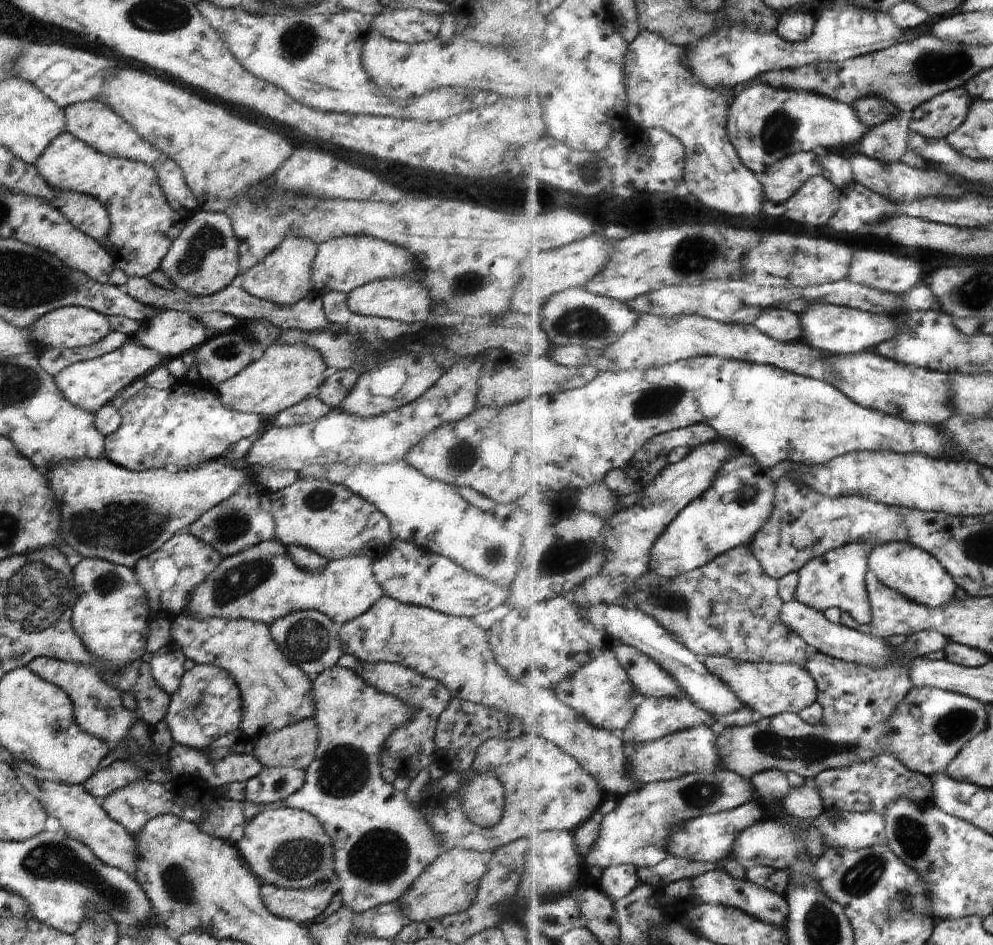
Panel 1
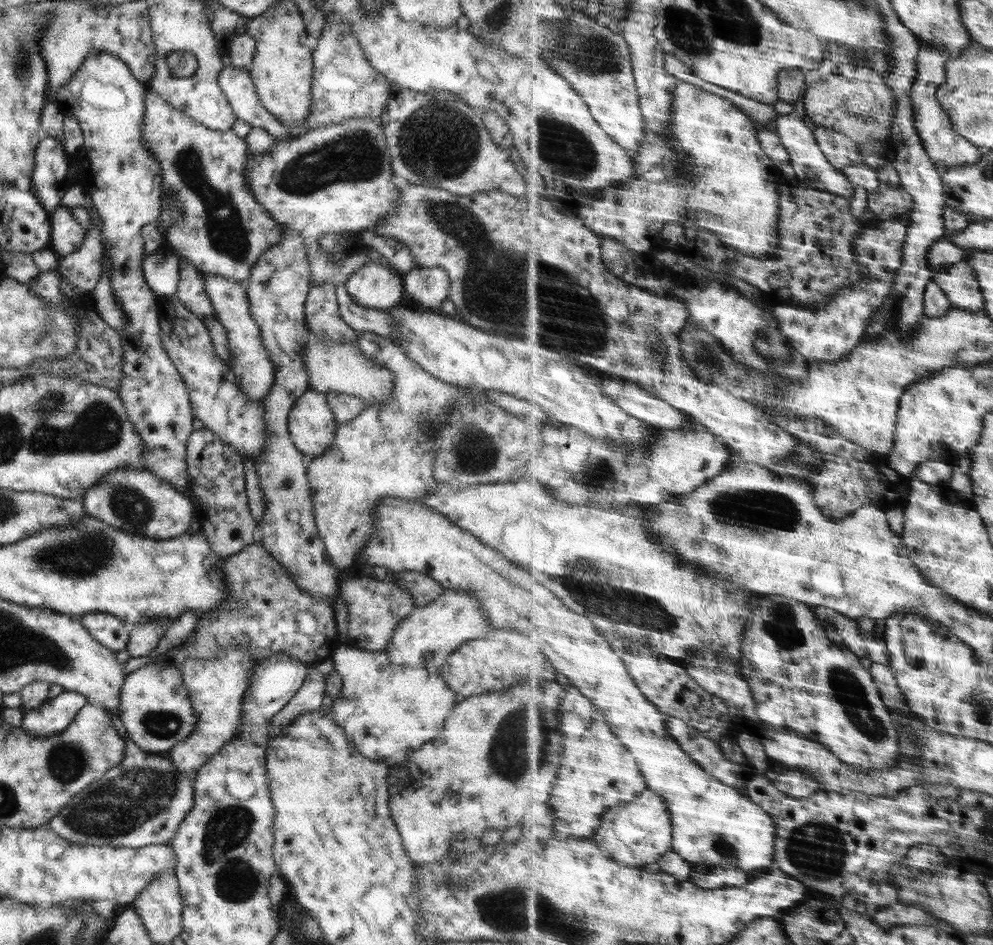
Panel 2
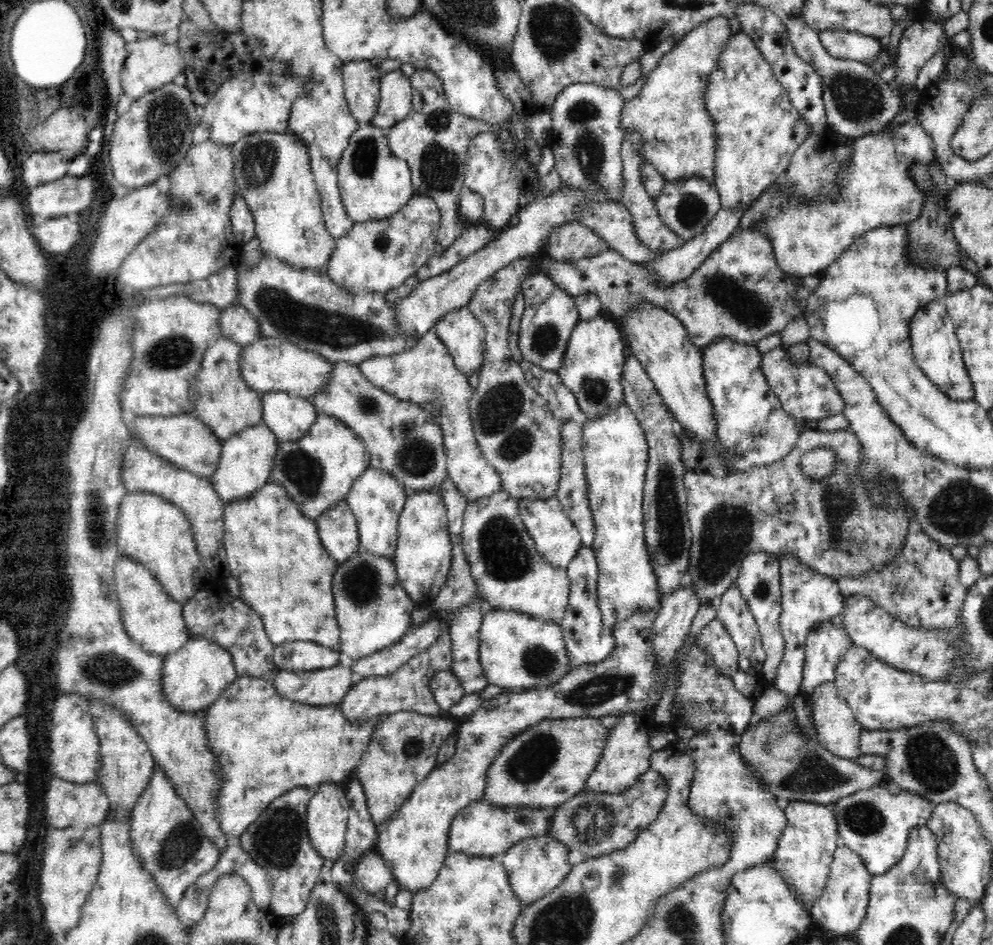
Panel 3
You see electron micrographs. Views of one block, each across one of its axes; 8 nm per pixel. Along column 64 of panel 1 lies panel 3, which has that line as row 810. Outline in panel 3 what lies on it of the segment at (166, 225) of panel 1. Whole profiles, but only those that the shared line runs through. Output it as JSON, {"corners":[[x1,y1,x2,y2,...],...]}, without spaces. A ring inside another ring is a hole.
{"corners":[[161,767,152,768,152,774,132,810,132,847,165,894,167,903,175,909,196,878,216,864,221,851,205,835,202,825,176,793,176,787]]}

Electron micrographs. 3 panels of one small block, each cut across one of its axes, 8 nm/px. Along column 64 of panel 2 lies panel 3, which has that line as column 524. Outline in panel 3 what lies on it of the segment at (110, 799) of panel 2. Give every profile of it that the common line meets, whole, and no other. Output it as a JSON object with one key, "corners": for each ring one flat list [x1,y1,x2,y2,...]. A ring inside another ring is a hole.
{"corners":[[484,798,473,800,456,814,449,832,449,851,482,857,502,857,518,842,532,837,547,836,551,832,553,812,538,807,502,807]]}

